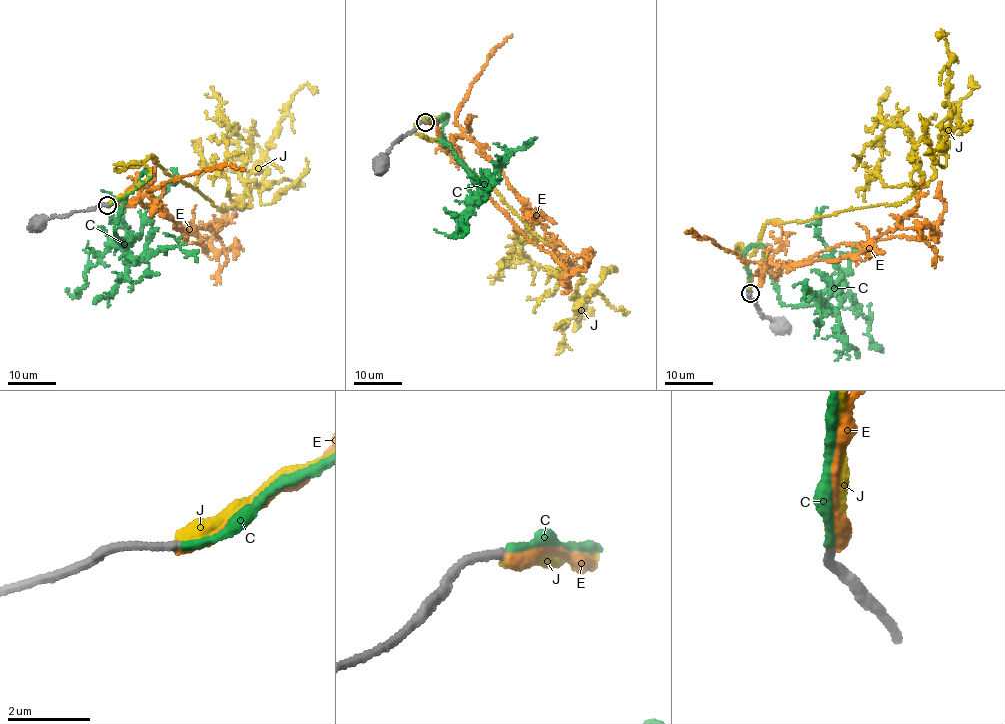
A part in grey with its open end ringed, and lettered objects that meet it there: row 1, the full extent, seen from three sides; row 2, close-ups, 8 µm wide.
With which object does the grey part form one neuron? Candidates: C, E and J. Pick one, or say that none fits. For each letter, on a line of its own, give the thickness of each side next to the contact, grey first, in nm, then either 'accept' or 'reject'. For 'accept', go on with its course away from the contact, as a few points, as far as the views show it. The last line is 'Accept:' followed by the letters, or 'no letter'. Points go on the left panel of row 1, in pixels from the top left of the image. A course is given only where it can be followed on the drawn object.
C: 190 nm thick on the grey side, 180 nm on the other; reject
E: 190 nm thick on the grey side, 320 nm on the other; accept; it runs (107, 204), (127, 192), (137, 173), (134, 204), (165, 208), (205, 249), (225, 213), (222, 204)
J: 190 nm thick on the grey side, 400 nm on the other; reject
Accept: E

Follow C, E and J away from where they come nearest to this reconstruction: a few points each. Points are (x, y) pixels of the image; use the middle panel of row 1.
C: (425, 121), (447, 115), (440, 139), (484, 187), (467, 210), (460, 228), (467, 225), (464, 233), (454, 236)
E: (425, 122), (436, 123), (442, 147), (454, 138), (450, 146), (475, 181), (564, 269), (569, 289), (562, 292)
J: (425, 122), (447, 116), (415, 128), (489, 183), (580, 274), (575, 323), (591, 309)

